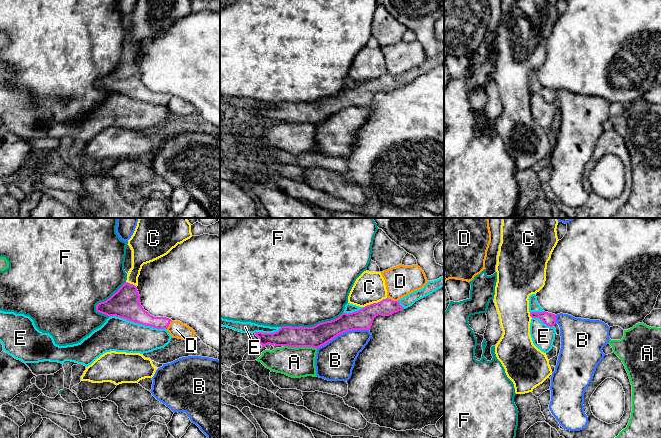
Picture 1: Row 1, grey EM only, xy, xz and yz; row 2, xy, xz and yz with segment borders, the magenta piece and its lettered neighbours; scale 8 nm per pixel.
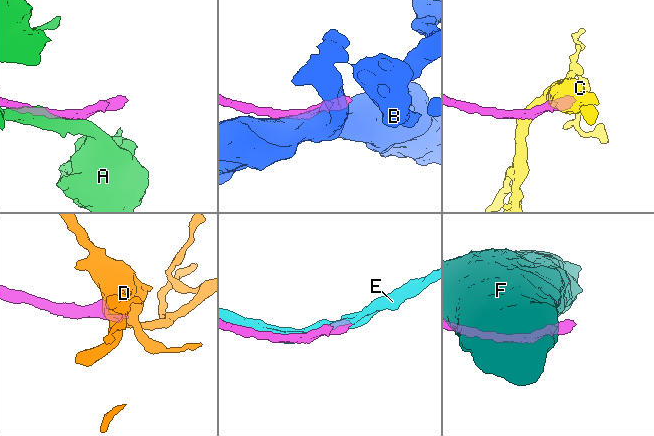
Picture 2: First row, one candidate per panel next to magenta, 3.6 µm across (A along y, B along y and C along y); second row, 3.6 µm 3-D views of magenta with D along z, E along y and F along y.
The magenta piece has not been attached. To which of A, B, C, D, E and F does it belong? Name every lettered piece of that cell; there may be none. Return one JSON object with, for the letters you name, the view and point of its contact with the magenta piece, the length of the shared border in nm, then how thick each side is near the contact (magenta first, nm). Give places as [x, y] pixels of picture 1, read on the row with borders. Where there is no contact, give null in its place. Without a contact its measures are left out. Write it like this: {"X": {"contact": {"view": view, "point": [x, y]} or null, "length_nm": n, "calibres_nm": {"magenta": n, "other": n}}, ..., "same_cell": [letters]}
{"E": {"contact": {"view": "xy", "point": [138, 323]}, "length_nm": 480, "calibres_nm": {"magenta": 240, "other": 280}}, "same_cell": ["E"]}

